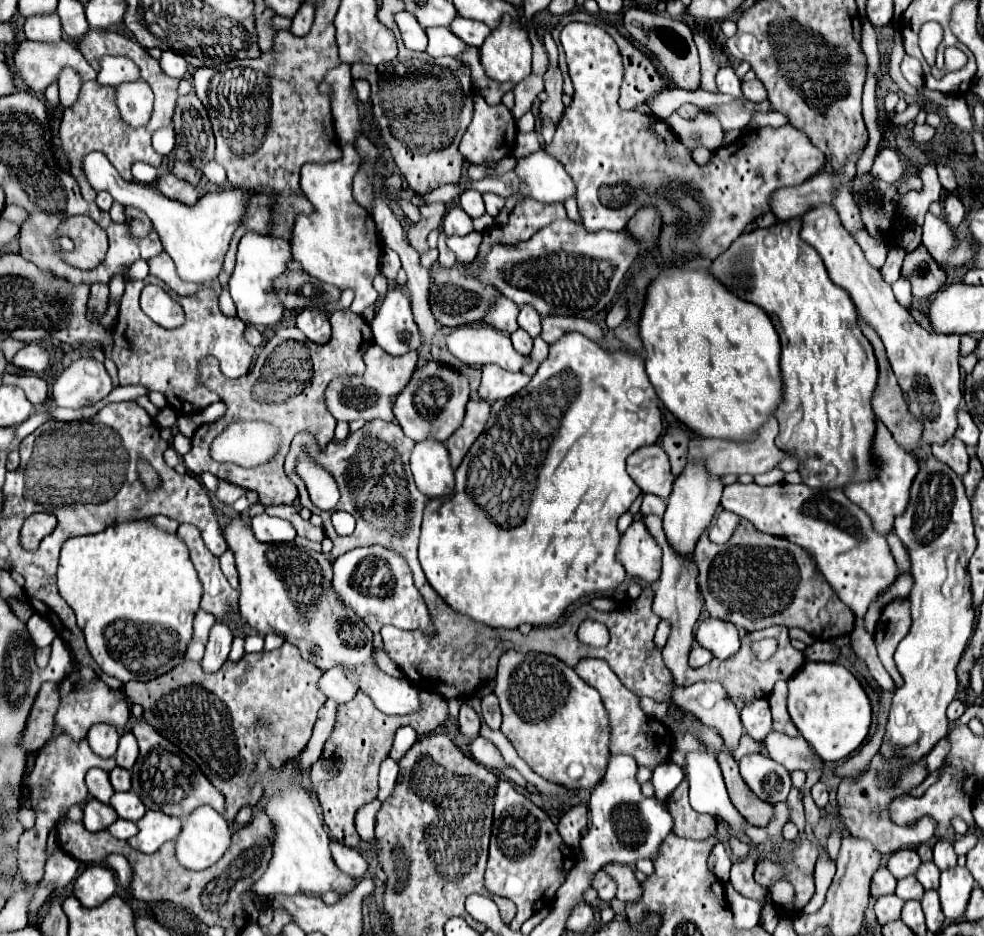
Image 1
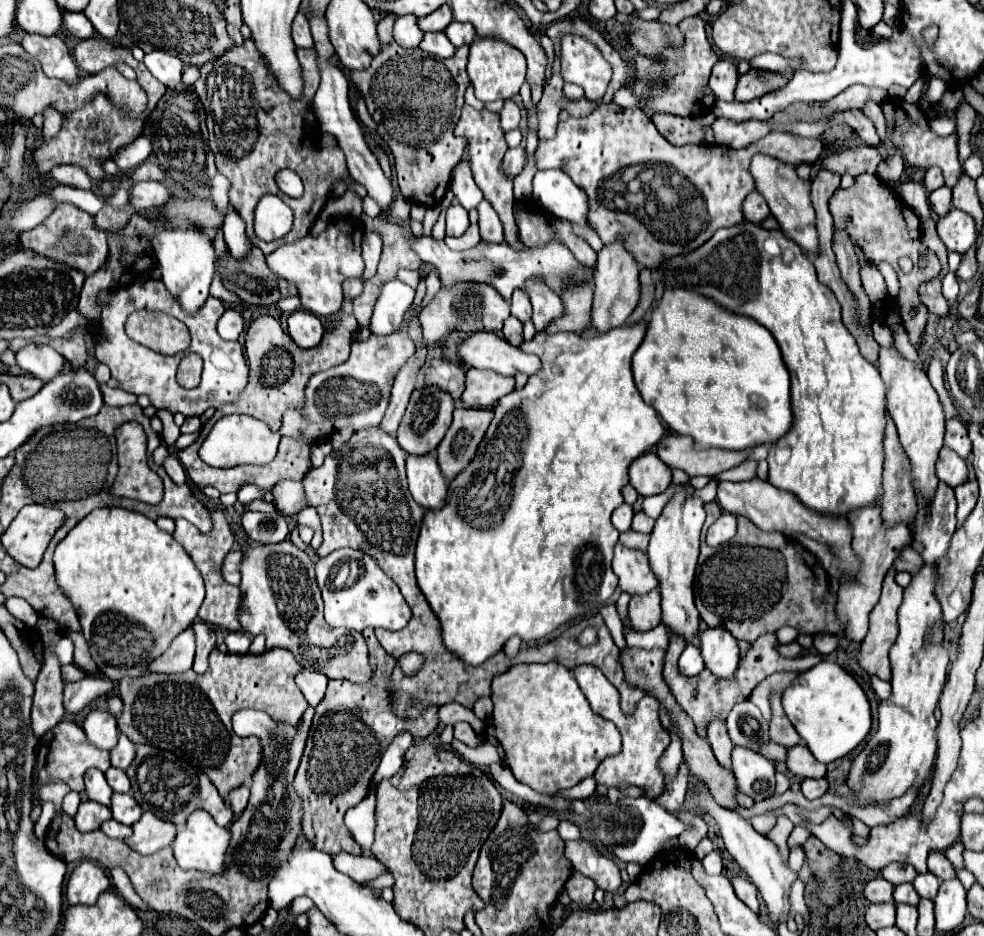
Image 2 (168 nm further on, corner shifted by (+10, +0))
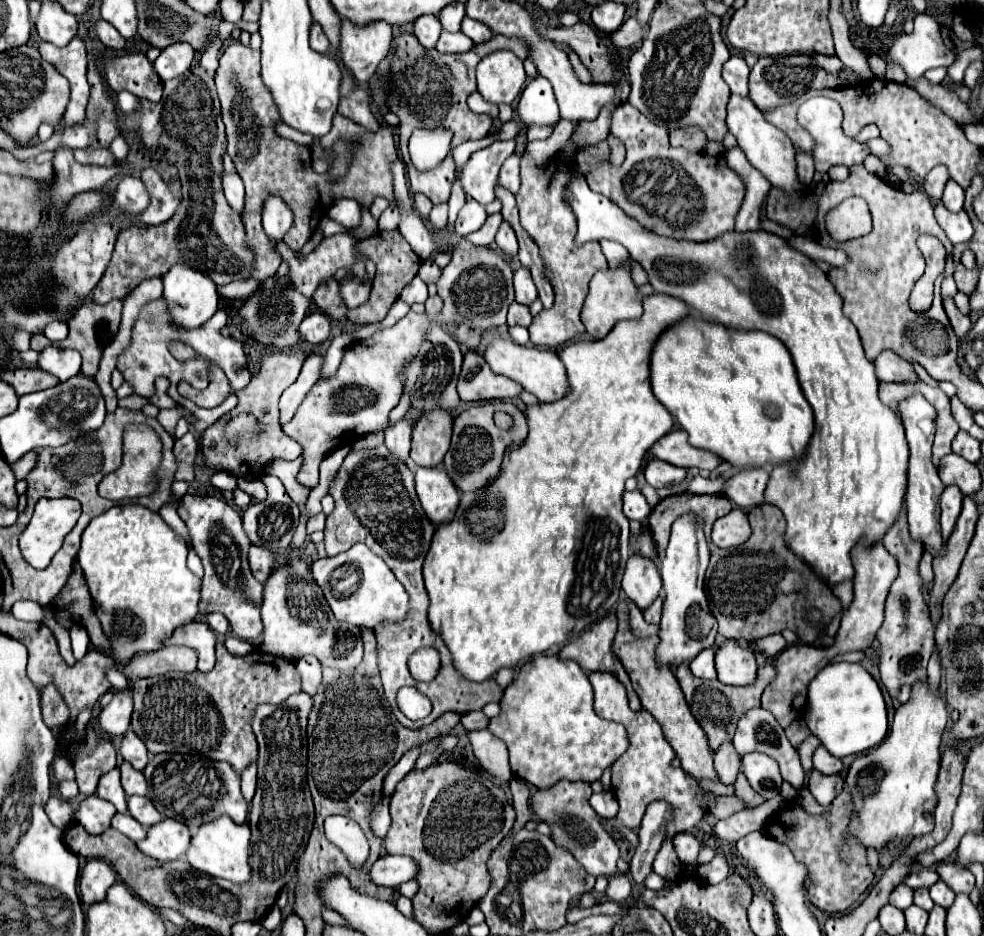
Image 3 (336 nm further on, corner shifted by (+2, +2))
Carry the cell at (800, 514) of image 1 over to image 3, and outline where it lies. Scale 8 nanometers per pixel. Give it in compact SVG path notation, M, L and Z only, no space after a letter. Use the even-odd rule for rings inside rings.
M766 469L740 471L724 483L724 495L738 507L758 507L764 503L764 489L768 483Z

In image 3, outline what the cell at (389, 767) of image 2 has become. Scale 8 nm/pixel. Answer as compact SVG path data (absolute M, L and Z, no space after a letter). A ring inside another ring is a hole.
M412 747L412 749L390 769L390 773L388 773L386 779L384 779L384 795L386 795L386 797L390 797L390 795L394 793L394 789L396 789L396 783L410 773L410 769L414 767L414 761L418 759L418 755L420 755L420 749L418 749L418 747Z

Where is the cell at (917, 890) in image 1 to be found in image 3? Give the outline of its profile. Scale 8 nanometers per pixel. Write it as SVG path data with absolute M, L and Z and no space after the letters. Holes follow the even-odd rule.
M920 889L920 891L914 891L914 903L926 911L932 911L934 907L934 901L930 899L928 895L928 889Z

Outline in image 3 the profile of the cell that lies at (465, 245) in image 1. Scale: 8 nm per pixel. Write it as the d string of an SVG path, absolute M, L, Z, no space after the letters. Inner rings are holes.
M494 213L486 219L486 223L476 231L476 233L470 233L468 239L474 243L474 245L492 245L494 243L494 237L496 237L496 231L500 227L500 223L504 221L502 213Z

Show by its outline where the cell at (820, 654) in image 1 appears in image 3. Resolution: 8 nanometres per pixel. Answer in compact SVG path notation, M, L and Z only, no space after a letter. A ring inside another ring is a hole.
M776 633L776 635L766 635L762 639L756 639L748 647L752 651L760 651L762 655L766 653L768 657L776 657L780 651L786 649L786 641L784 641L784 637L780 633Z

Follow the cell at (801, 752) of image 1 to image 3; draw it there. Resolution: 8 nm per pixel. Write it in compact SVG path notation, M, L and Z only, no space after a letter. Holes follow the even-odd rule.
M822 745L816 749L816 753L814 753L814 769L818 769L820 773L824 773L824 775L834 775L834 773L842 773L844 771L844 763L838 759L838 757L834 757L834 755L830 755Z

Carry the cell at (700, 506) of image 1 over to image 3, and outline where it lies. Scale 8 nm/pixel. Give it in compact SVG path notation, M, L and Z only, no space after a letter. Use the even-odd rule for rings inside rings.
M676 521L672 525L670 543L664 559L660 561L662 585L666 591L662 621L660 621L660 643L656 647L656 661L660 665L678 667L684 661L692 661L702 649L708 649L716 641L718 623L710 613L708 599L704 593L704 571L708 567L710 551L702 531L702 521Z

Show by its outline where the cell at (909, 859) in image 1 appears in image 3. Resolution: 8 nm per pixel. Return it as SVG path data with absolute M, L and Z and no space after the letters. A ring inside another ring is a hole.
M914 867L912 873L908 875L908 879L904 879L904 885L912 887L912 889L920 889L920 887L932 887L938 881L938 873L934 867Z

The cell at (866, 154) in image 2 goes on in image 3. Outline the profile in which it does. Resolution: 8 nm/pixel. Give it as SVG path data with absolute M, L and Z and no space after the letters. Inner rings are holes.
M826 97L808 99L798 109L798 123L814 137L812 157L814 157L814 167L818 173L826 173L834 165L850 167L854 163L862 163L864 157L868 155L866 145L856 143L854 139L844 135L844 131L842 131L842 109L834 99L826 99Z

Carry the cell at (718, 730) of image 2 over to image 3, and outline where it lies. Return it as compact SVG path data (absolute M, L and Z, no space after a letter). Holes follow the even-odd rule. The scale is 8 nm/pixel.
M724 743L720 751L714 755L714 769L718 773L718 781L724 785L732 785L740 771L740 759L732 747L732 743Z

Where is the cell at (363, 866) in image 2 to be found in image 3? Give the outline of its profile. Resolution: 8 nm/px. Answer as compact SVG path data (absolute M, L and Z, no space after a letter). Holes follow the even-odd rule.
M382 855L370 869L370 879L376 885L384 885L392 889L414 879L416 875L418 875L416 861L400 855Z

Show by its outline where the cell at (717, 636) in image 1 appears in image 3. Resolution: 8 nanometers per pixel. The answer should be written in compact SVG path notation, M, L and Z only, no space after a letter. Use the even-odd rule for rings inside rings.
M726 639L716 651L716 671L724 685L752 685L756 681L754 653Z

